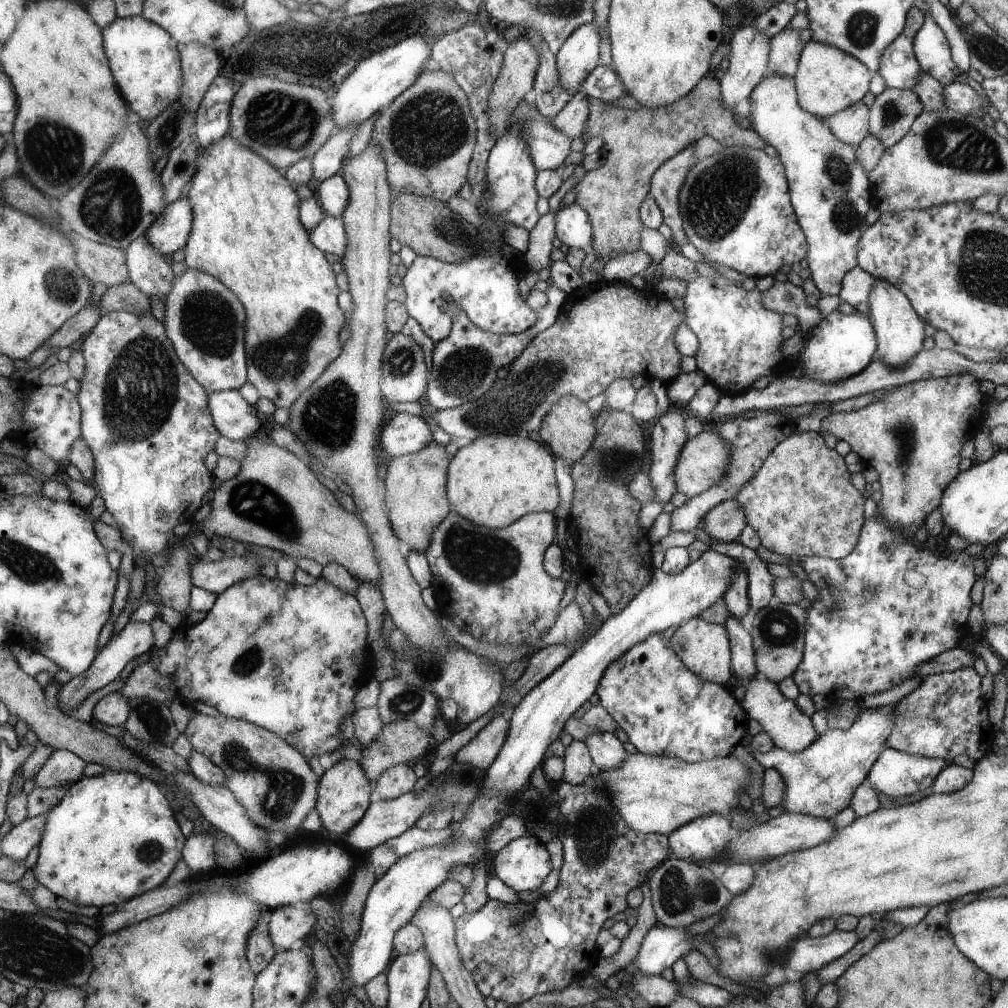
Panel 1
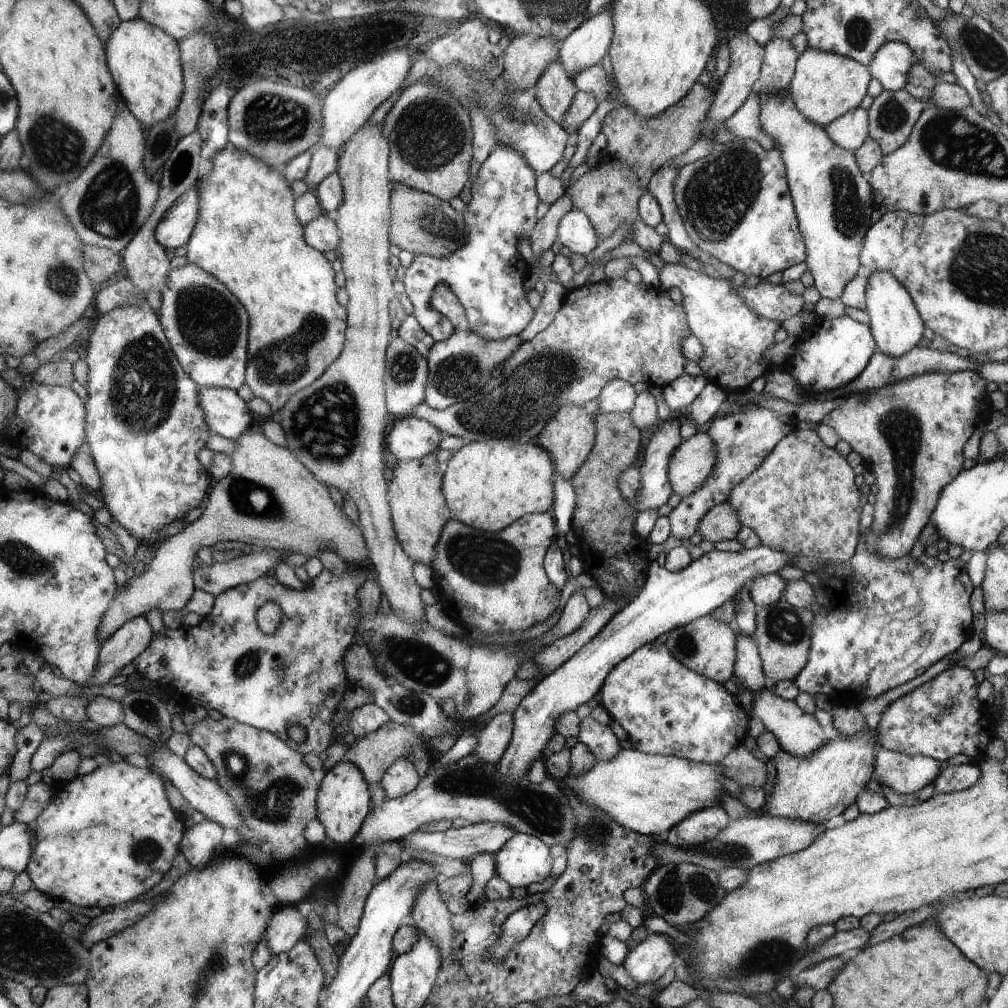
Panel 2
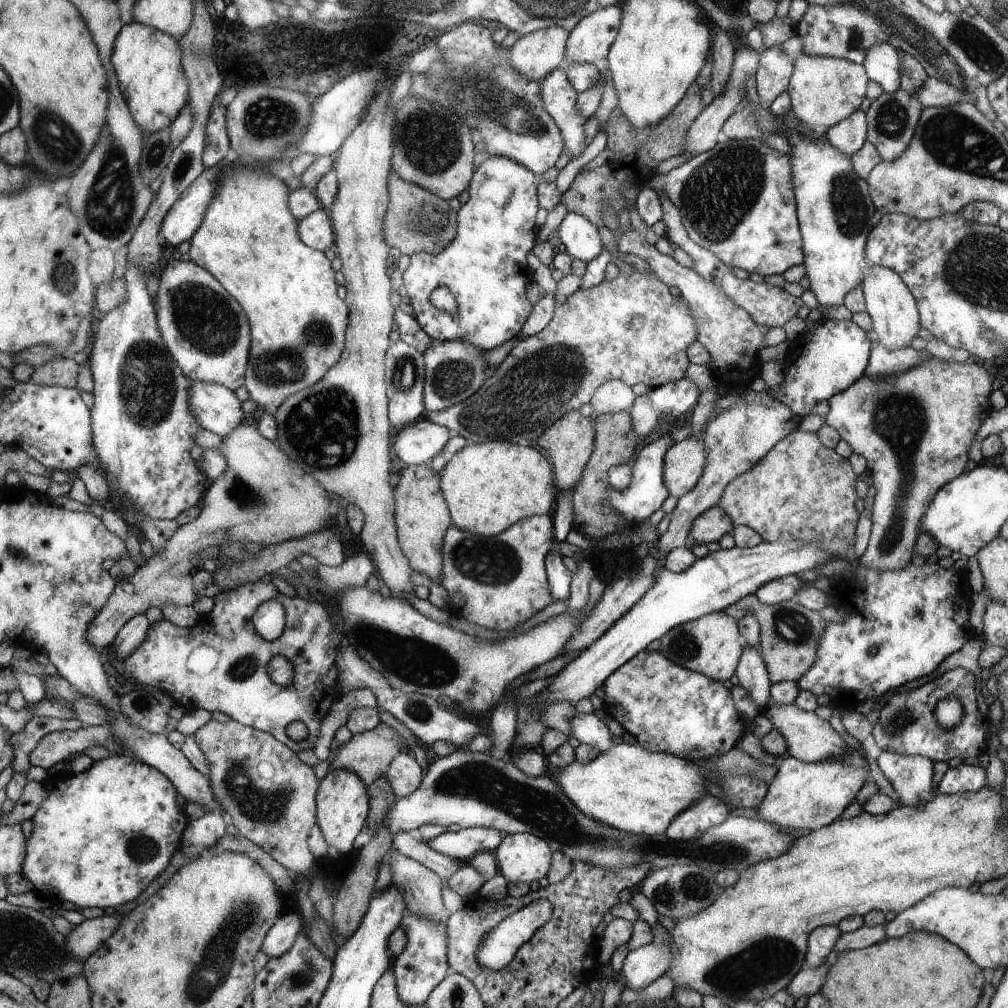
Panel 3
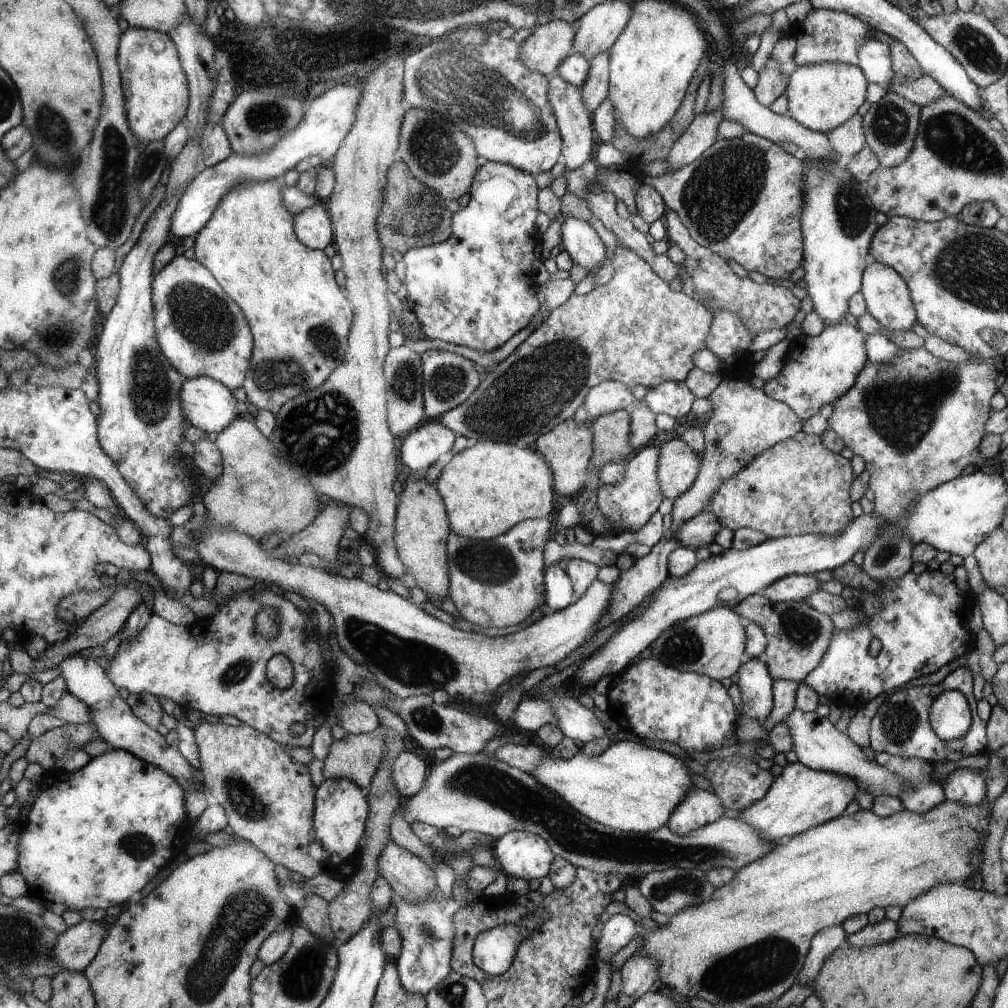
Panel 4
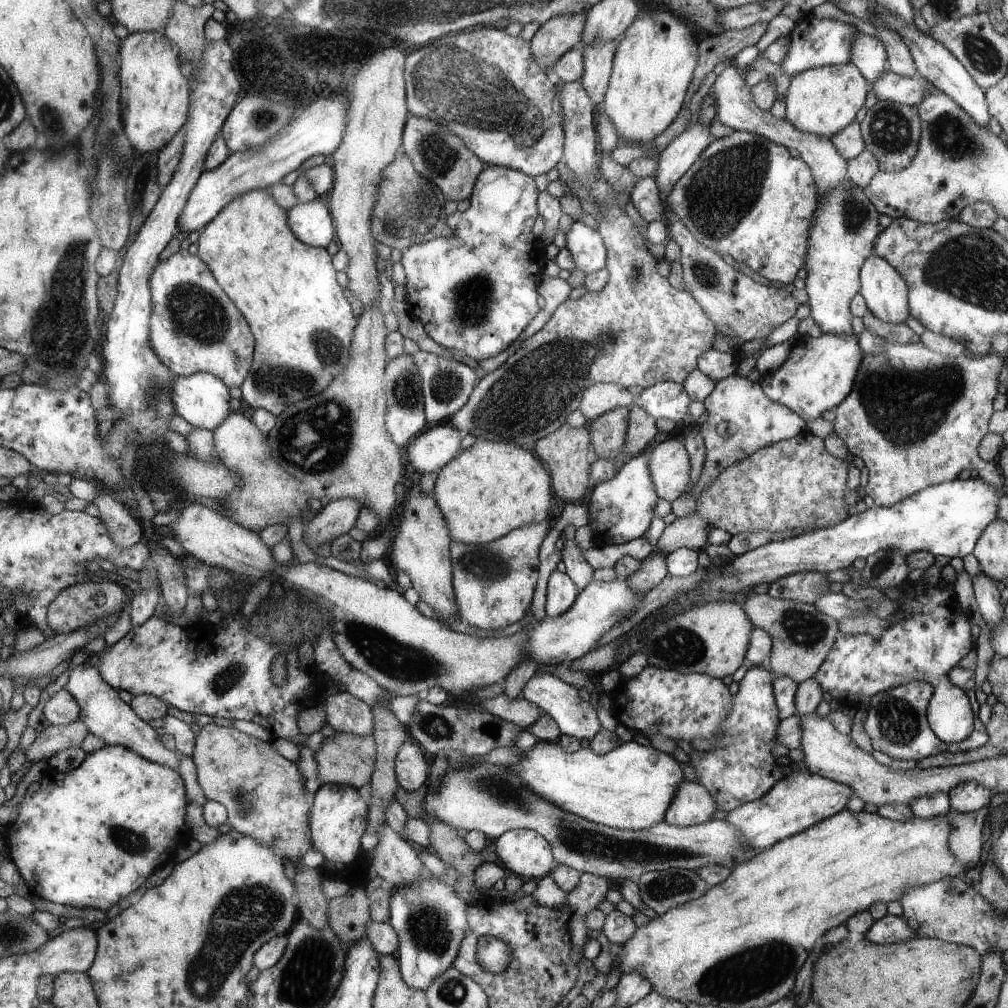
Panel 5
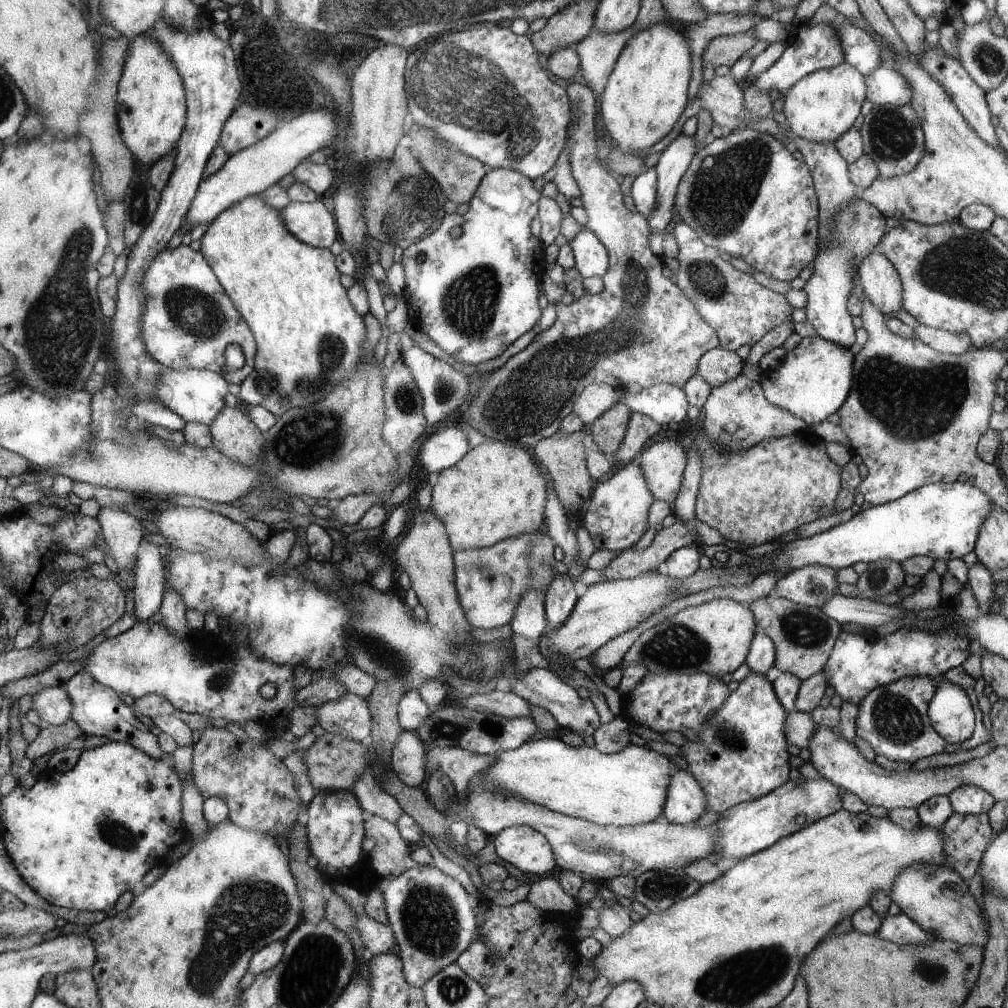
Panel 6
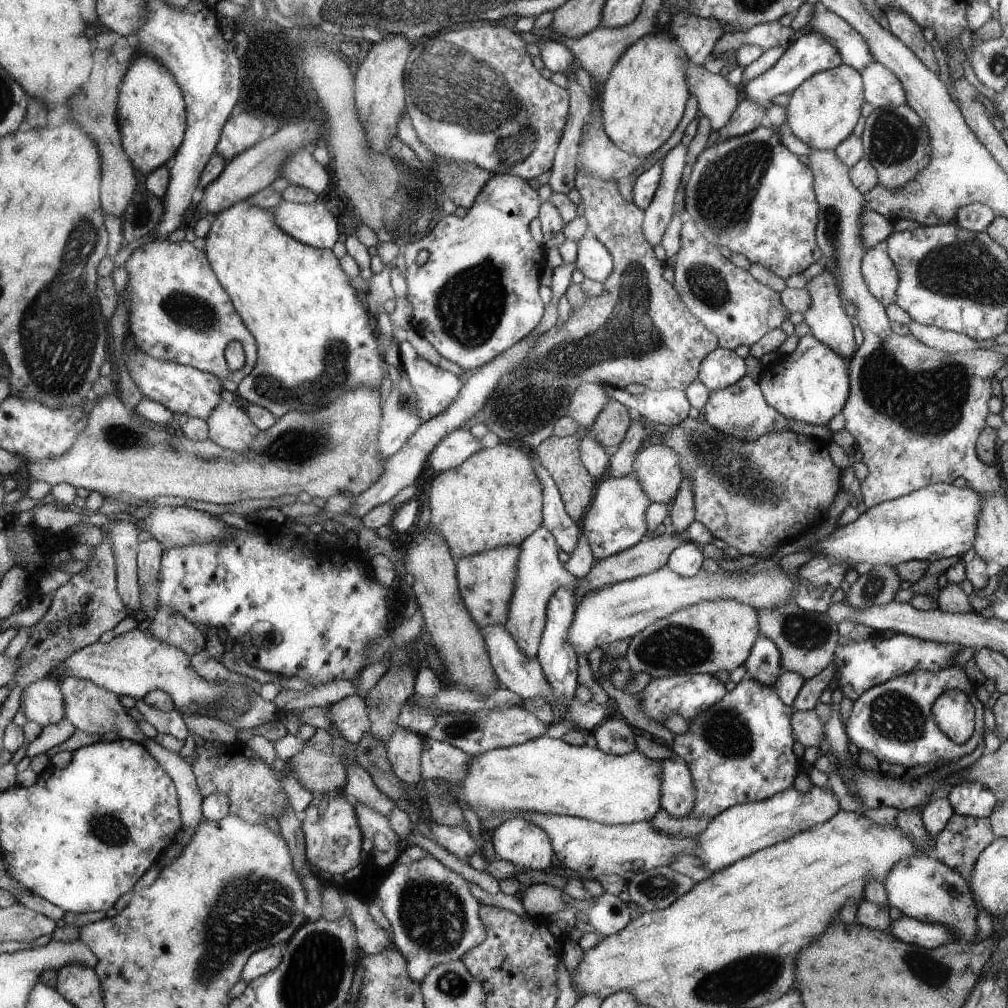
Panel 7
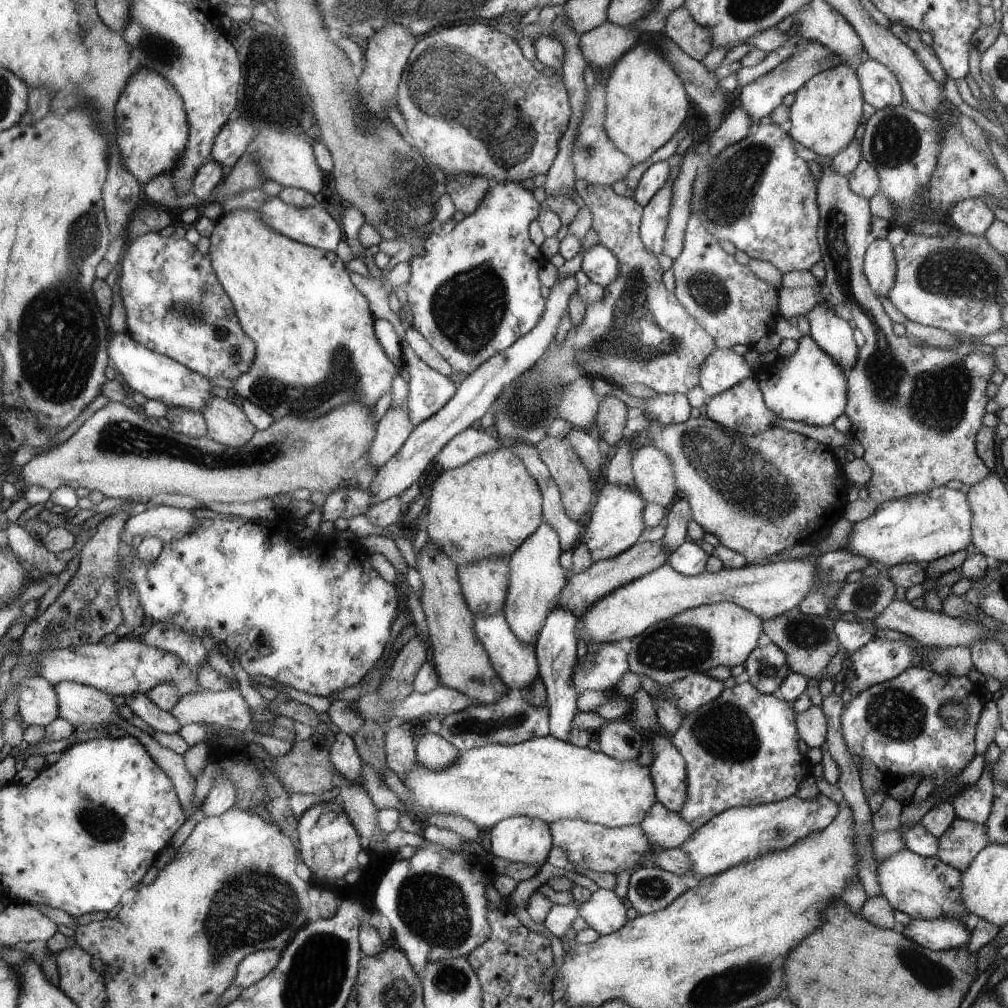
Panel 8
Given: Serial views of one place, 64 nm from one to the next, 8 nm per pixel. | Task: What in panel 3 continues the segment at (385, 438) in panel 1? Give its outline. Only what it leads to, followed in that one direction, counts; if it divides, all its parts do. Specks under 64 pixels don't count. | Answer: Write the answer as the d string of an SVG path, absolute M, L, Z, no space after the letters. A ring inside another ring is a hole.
M421 418L398 431L393 442L394 454L400 465L429 464L450 438L446 427Z

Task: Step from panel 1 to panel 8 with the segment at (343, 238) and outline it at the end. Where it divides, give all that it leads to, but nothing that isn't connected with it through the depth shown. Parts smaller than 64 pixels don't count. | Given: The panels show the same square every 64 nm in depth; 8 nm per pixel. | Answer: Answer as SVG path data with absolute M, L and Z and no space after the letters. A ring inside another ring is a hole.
M270 197L258 212L262 218L269 223L275 231L286 235L296 242L305 243L308 246L324 249L325 251L335 251L340 242L340 226L338 222L317 202L314 206L298 208L297 206L285 203L280 197Z

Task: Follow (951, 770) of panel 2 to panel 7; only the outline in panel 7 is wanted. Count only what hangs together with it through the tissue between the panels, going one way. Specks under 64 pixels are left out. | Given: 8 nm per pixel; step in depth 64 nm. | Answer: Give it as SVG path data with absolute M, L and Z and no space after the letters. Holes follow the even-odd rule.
M973 781L954 785L947 799L952 803L955 814L974 818L989 818L998 802L988 787Z

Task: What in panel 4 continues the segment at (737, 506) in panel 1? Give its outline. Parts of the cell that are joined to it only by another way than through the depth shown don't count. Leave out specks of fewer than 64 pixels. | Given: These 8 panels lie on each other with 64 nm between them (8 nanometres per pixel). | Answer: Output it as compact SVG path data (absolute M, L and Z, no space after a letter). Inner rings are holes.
M710 510L702 511L686 521L677 532L679 546L690 548L709 547L716 542L718 531L722 528L718 515Z

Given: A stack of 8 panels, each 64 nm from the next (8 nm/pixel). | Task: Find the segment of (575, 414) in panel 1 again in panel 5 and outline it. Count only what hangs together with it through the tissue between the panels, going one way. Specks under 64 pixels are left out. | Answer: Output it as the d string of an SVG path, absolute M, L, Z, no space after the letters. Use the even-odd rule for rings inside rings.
M568 423L561 425L553 433L542 437L534 447L535 453L549 467L553 477L554 492L565 501L565 498L582 498L590 486L590 464L595 460L595 454L590 454L590 439L586 427L572 427Z

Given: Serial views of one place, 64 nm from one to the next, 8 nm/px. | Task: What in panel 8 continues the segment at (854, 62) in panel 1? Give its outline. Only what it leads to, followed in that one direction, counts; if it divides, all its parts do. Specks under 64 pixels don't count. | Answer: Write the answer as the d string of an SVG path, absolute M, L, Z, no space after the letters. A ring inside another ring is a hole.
M843 63L810 78L810 81L796 92L796 100L790 106L790 134L800 145L822 158L834 158L836 154L846 150L852 144L854 132L862 122L864 100L860 82L856 70Z

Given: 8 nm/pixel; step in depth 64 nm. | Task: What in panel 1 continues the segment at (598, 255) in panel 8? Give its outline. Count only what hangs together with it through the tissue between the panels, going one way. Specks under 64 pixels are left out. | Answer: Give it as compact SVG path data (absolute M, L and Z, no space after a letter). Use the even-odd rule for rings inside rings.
M576 202L564 205L554 217L555 236L561 244L589 252L593 227L589 214Z

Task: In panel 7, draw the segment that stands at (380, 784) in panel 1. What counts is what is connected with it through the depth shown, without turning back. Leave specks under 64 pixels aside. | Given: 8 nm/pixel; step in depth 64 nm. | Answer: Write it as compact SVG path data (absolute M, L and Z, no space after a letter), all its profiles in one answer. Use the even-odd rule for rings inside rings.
M399 727L386 745L386 759L391 764L394 774L407 785L419 787L422 783L421 754L423 744L423 736L410 729Z

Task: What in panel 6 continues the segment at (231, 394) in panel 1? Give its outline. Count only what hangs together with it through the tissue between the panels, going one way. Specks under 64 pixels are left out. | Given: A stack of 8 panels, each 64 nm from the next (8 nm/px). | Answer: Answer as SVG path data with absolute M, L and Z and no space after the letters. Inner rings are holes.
M164 367L155 383L160 402L172 412L175 412L186 423L200 423L209 427L215 417L226 406L224 397L228 394L229 382L222 374L206 369L172 370Z

